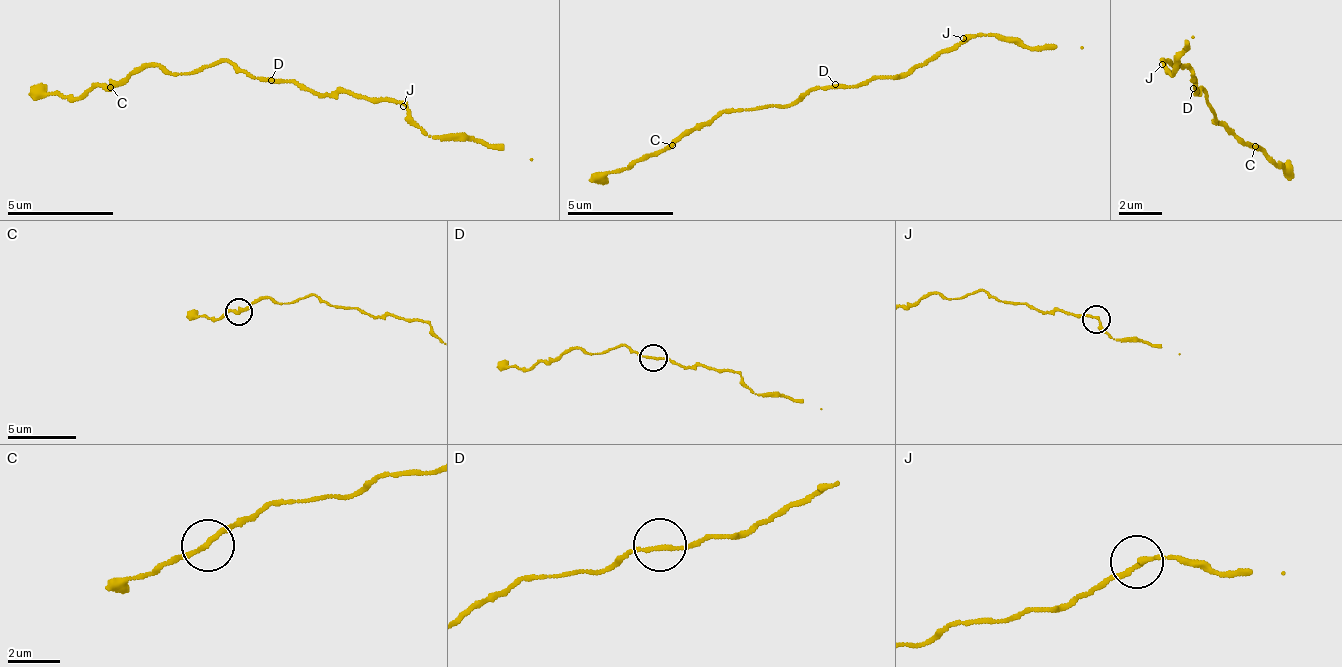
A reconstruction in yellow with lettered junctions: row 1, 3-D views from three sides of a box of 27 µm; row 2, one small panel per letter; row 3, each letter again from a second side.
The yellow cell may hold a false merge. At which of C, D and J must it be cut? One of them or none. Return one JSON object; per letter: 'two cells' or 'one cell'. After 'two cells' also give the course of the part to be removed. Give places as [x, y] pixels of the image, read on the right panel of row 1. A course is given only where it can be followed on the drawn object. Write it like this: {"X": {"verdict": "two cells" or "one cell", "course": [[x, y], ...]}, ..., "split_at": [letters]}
{"C": {"verdict": "one cell"}, "D": {"verdict": "one cell"}, "J": {"verdict": "one cell"}, "split_at": []}

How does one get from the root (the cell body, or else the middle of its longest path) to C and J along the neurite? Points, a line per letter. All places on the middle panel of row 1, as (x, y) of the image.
C: (835, 88), (809, 88), (795, 97), (790, 105), (726, 110), (700, 122), (673, 143)
J: (835, 88), (862, 87), (881, 78), (908, 76), (913, 69), (928, 65), (943, 50), (958, 46), (963, 38)

